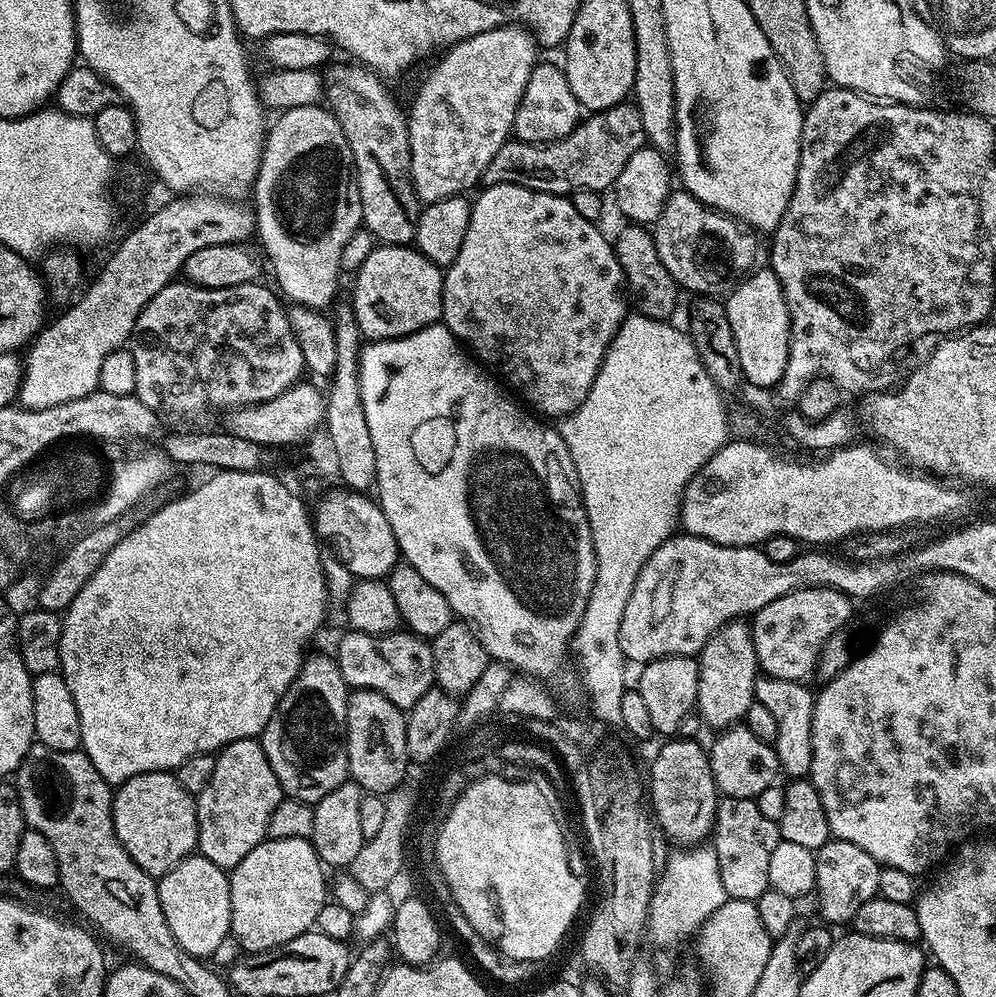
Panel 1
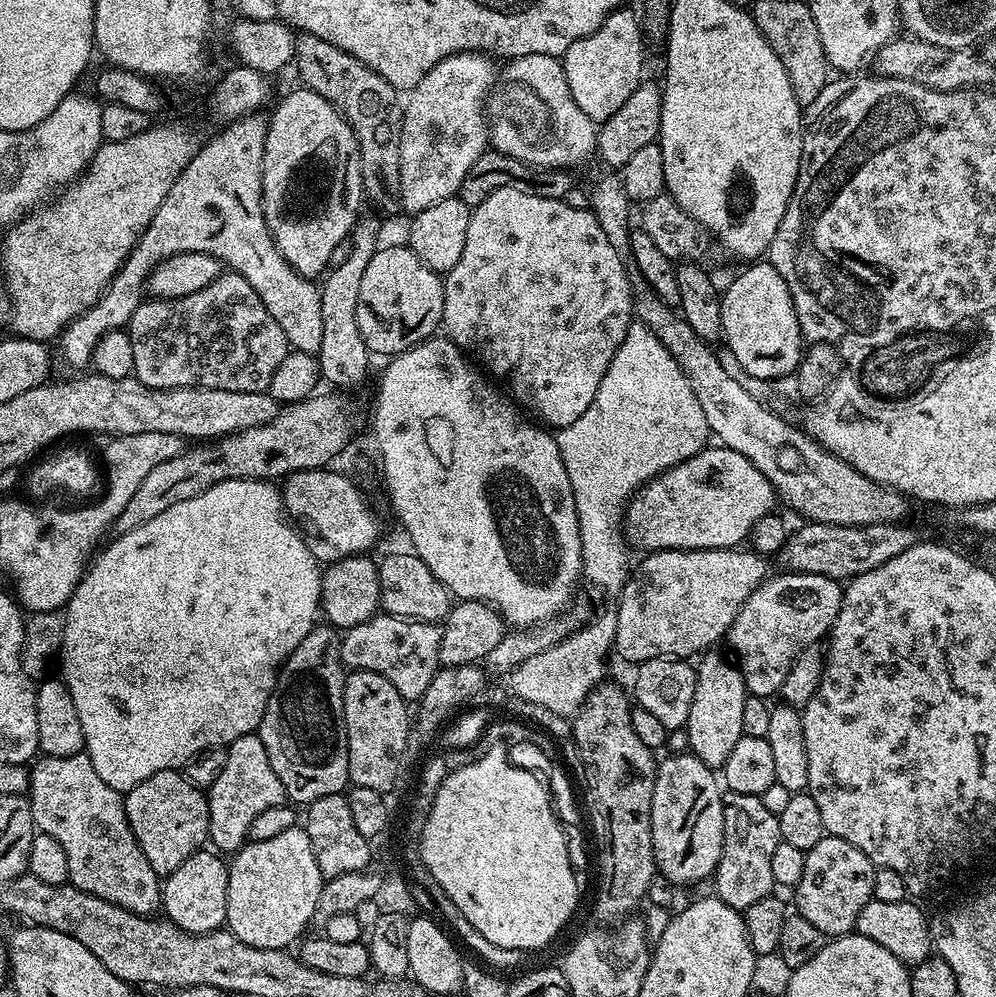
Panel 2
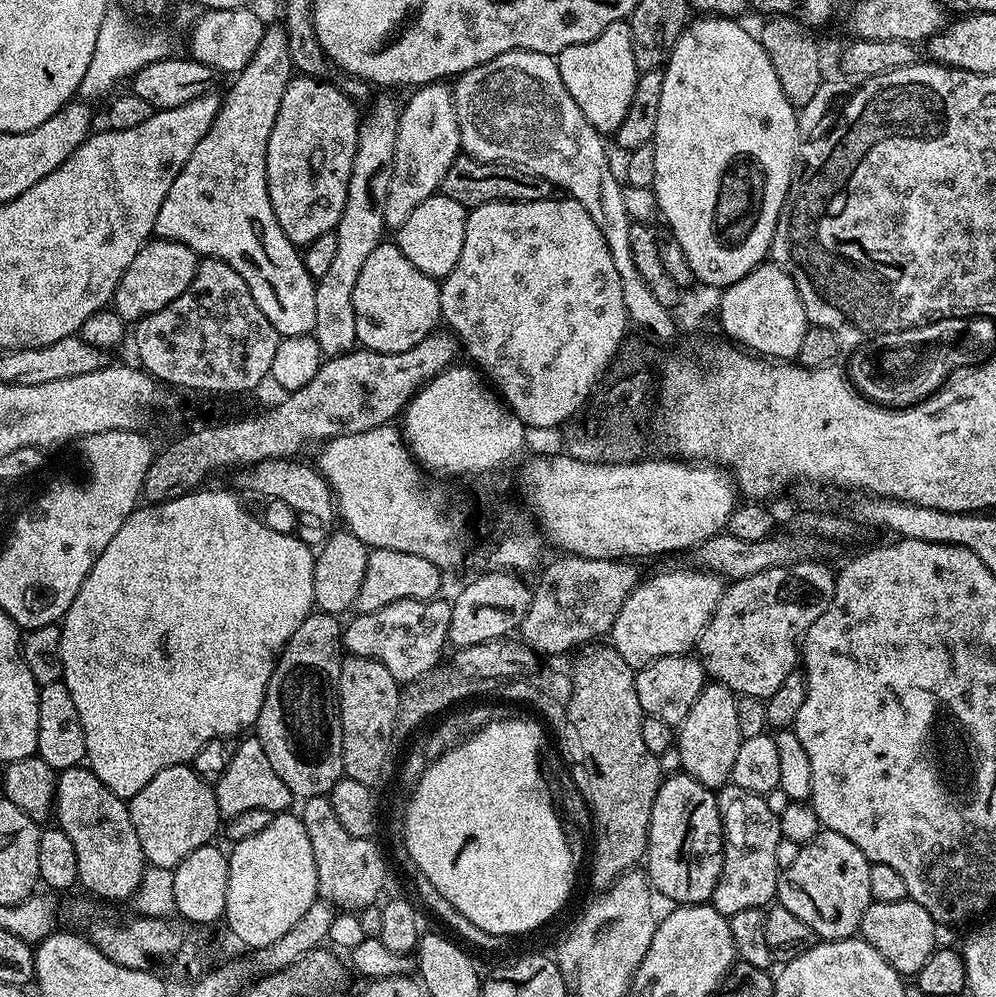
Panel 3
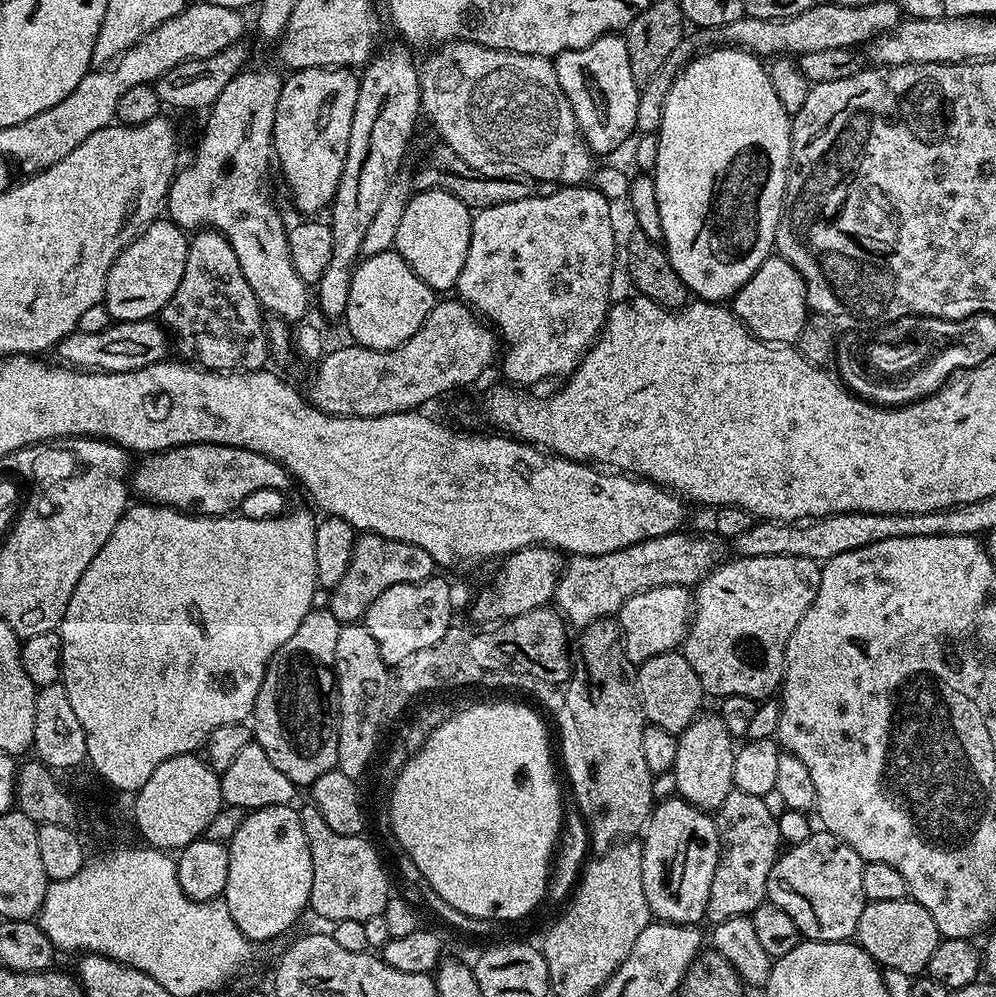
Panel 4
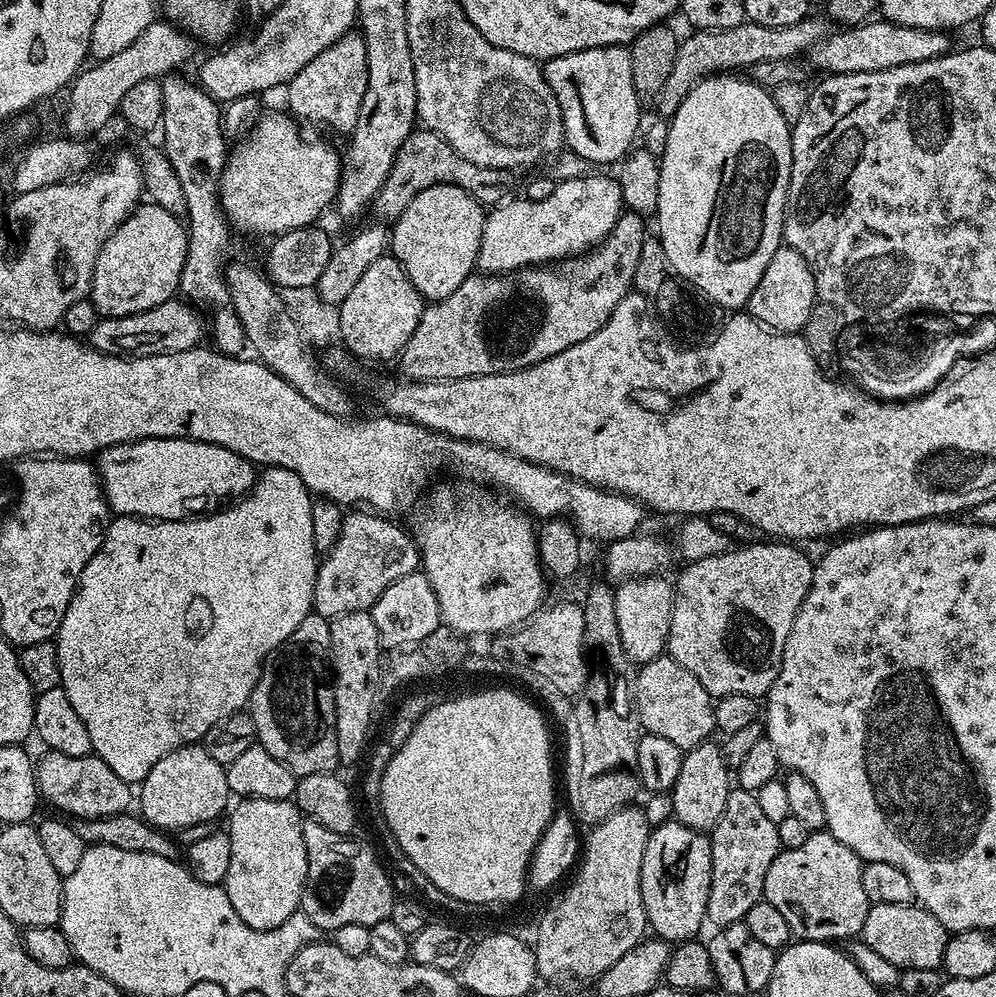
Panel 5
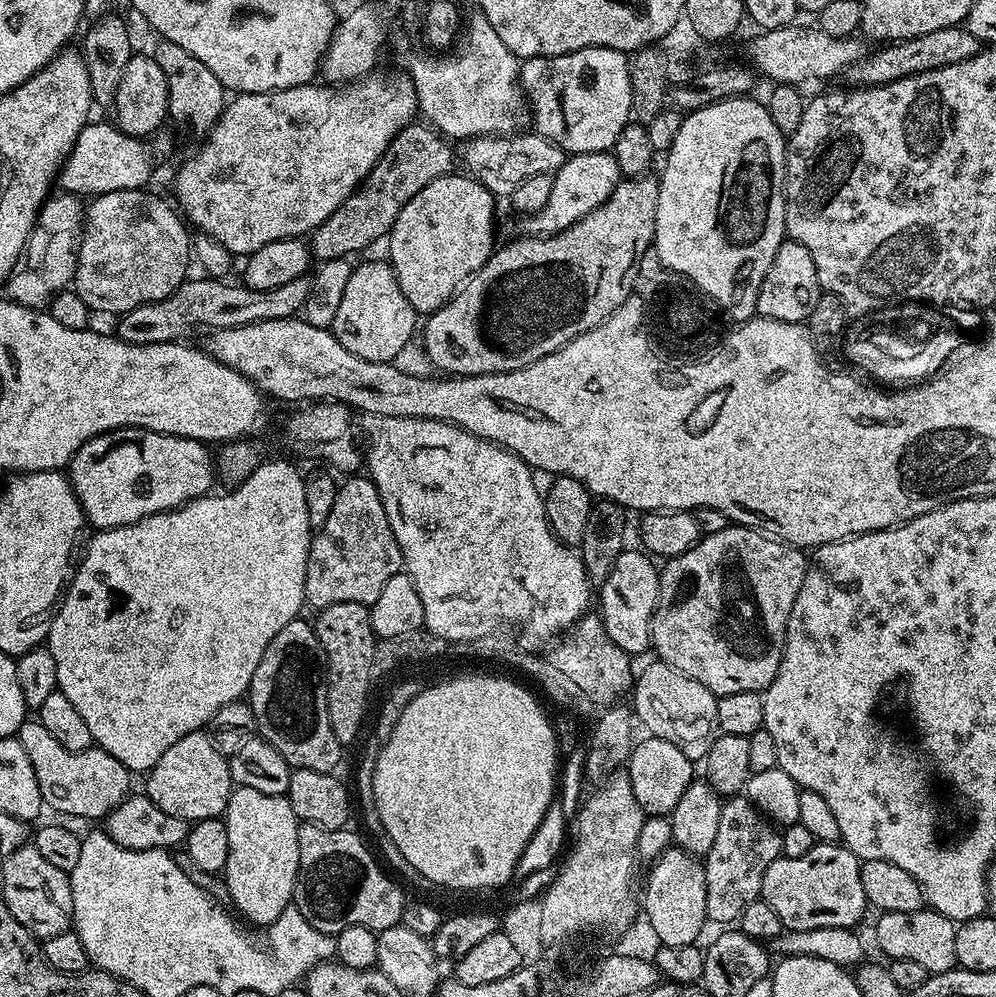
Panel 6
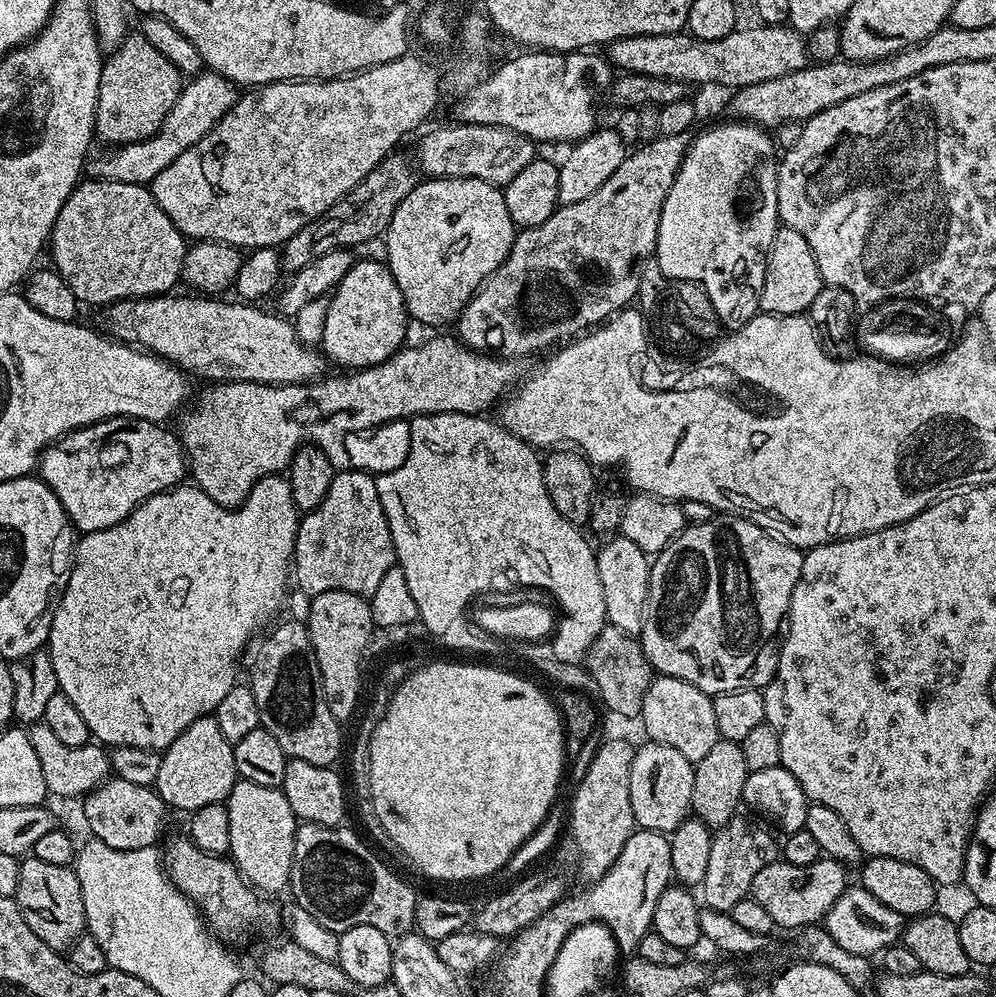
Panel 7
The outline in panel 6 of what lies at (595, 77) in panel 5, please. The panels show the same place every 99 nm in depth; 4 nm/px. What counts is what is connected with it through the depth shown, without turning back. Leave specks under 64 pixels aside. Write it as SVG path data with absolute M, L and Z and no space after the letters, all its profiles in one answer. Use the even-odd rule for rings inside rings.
M583 48L561 56L527 57L520 65L520 86L534 113L535 131L568 154L612 152L618 136L633 119L629 65L629 57L613 48Z

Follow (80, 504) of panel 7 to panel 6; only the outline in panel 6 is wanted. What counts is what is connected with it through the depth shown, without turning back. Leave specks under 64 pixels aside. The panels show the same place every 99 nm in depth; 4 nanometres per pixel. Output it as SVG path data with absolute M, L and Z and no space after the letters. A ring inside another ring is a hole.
M116 428L113 432L98 434L82 445L68 463L66 475L80 499L87 523L91 527L93 524L96 530L117 528L209 495L213 491L212 479L217 479L218 468L213 453L211 456L208 452L211 452L209 445L185 436L167 436L161 432L147 432L144 428Z

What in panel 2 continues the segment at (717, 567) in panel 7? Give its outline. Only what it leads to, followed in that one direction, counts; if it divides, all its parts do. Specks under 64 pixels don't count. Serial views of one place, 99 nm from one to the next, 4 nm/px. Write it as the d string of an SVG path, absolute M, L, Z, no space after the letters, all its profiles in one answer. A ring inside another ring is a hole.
M787 570L779 574L781 576L769 575L752 591L726 635L726 643L732 647L731 655L749 693L765 698L779 693L786 674L790 674L790 666L794 666L794 658L798 658L806 646L823 641L831 633L844 597L841 581L822 574Z

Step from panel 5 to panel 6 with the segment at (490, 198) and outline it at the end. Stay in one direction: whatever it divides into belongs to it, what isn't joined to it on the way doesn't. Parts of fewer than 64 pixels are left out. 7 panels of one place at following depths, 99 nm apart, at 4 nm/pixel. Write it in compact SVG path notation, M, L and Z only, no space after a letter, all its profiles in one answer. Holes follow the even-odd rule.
M413 122L407 124L392 139L392 145L386 149L383 158L370 170L370 174L364 179L362 187L353 192L350 198L346 198L346 202L342 202L342 206L338 206L338 210L334 210L334 214L330 214L330 218L326 218L326 222L322 222L312 231L310 234L310 251L313 257L317 261L323 262L333 259L339 253L336 252L339 248L368 248L375 240L383 241L392 231L398 214L402 214L402 206L406 206L406 202L410 202L410 198L414 198L414 194L418 194L418 190L430 186L430 182L434 182L439 176L447 176L453 171L454 148L452 150L451 146L453 147L441 133L427 123Z

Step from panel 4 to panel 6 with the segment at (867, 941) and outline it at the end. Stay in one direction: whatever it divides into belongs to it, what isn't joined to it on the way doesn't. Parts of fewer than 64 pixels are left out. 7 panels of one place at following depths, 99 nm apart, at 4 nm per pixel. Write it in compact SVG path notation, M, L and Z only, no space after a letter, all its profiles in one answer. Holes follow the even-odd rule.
M925 906L910 914L880 912L876 920L876 944L888 955L889 961L905 959L918 962L928 973L945 972L957 967L956 939L957 921L933 912Z

